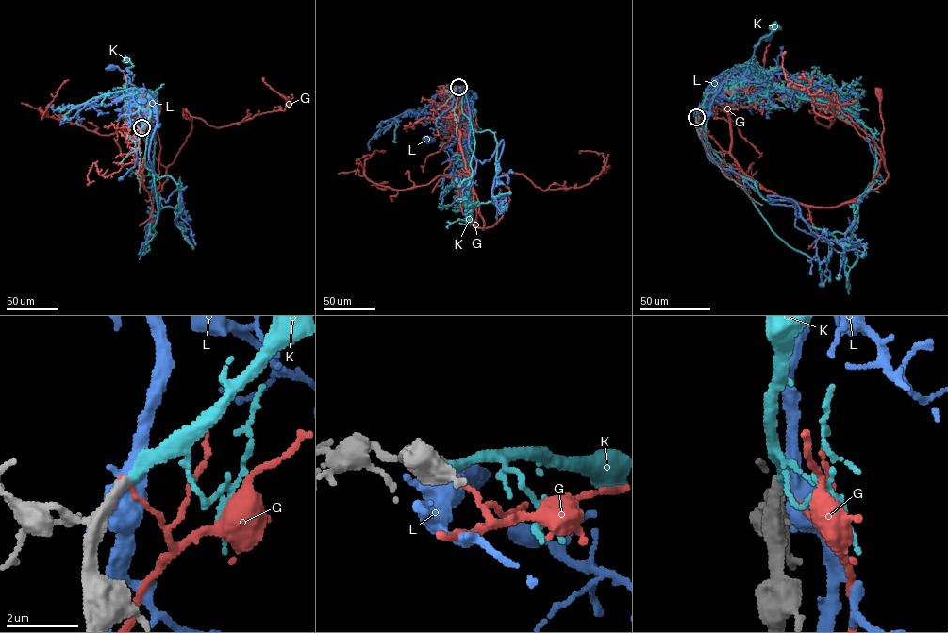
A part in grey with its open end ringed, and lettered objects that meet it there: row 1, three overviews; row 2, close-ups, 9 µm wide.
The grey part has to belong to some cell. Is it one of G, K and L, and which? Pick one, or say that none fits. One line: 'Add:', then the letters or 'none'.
Add: K

